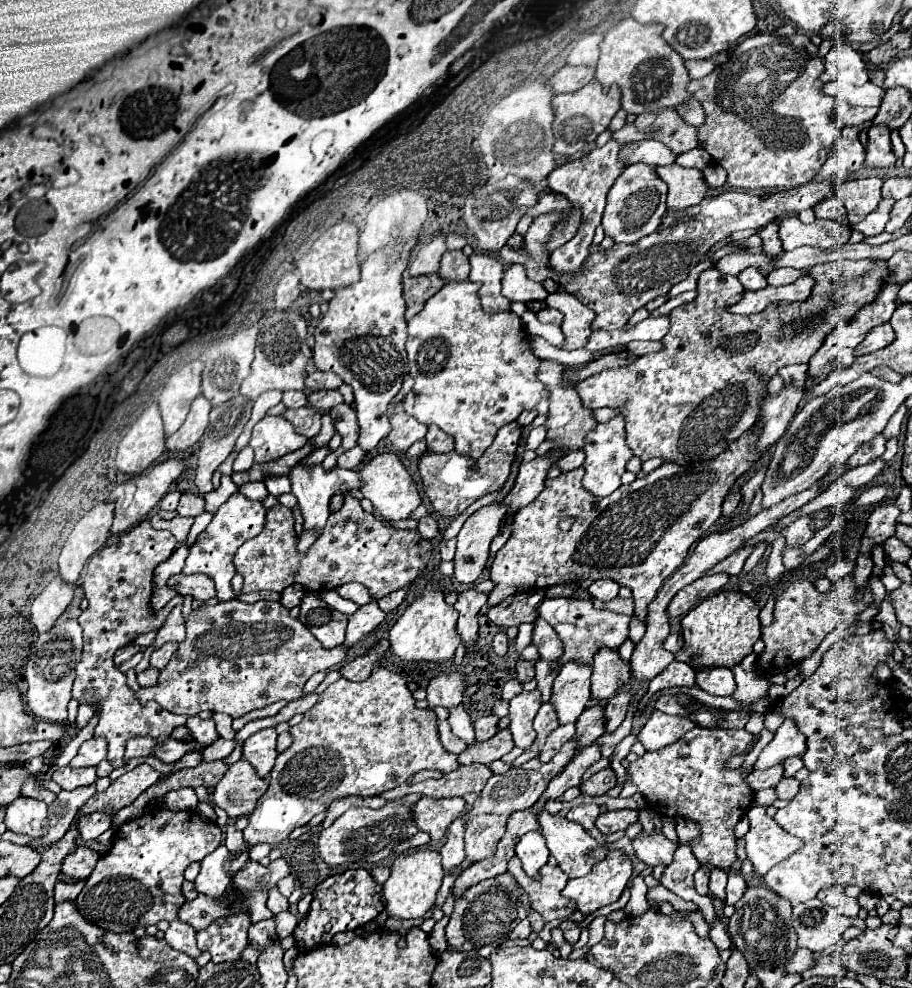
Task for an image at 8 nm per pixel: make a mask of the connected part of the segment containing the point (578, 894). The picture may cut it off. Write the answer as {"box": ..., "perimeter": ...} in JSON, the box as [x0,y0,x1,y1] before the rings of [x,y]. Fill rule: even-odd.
{"box":[563,850,631,914],"perimeter":[[[611,850],[607,858],[597,862],[587,876],[569,880],[563,888],[563,896],[575,902],[577,912],[593,914],[619,900],[631,874],[631,860],[621,850]]]}

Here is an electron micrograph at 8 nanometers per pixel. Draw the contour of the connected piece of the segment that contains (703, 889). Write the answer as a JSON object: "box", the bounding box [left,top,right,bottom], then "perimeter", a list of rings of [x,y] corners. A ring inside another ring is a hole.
{"box":[695,868,709,894],"perimeter":[[[705,868],[695,872],[695,890],[699,894],[709,894],[709,872]]]}

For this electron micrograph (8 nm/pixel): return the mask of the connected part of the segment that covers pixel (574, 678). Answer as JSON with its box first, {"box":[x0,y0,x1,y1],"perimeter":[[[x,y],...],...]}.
{"box":[551,662,591,722],"perimeter":[[[567,662],[557,674],[551,688],[551,704],[557,710],[559,722],[575,722],[591,700],[589,692],[591,668],[581,666],[579,662]]]}

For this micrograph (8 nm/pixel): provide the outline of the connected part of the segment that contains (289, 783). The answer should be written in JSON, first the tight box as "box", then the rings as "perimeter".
{"box":[243,668,459,846],"perimeter":[[[377,668],[367,680],[351,682],[339,678],[319,694],[317,704],[303,714],[297,726],[289,728],[293,744],[277,756],[271,770],[271,784],[267,792],[259,798],[257,808],[249,814],[249,824],[243,830],[245,840],[253,846],[259,842],[277,844],[287,838],[293,828],[307,824],[315,814],[325,812],[335,798],[345,796],[377,796],[383,790],[391,790],[397,784],[407,782],[415,772],[429,768],[449,774],[459,768],[457,756],[449,754],[437,734],[437,718],[429,710],[417,710],[415,698],[411,696],[403,676],[389,672],[387,668]]]}

